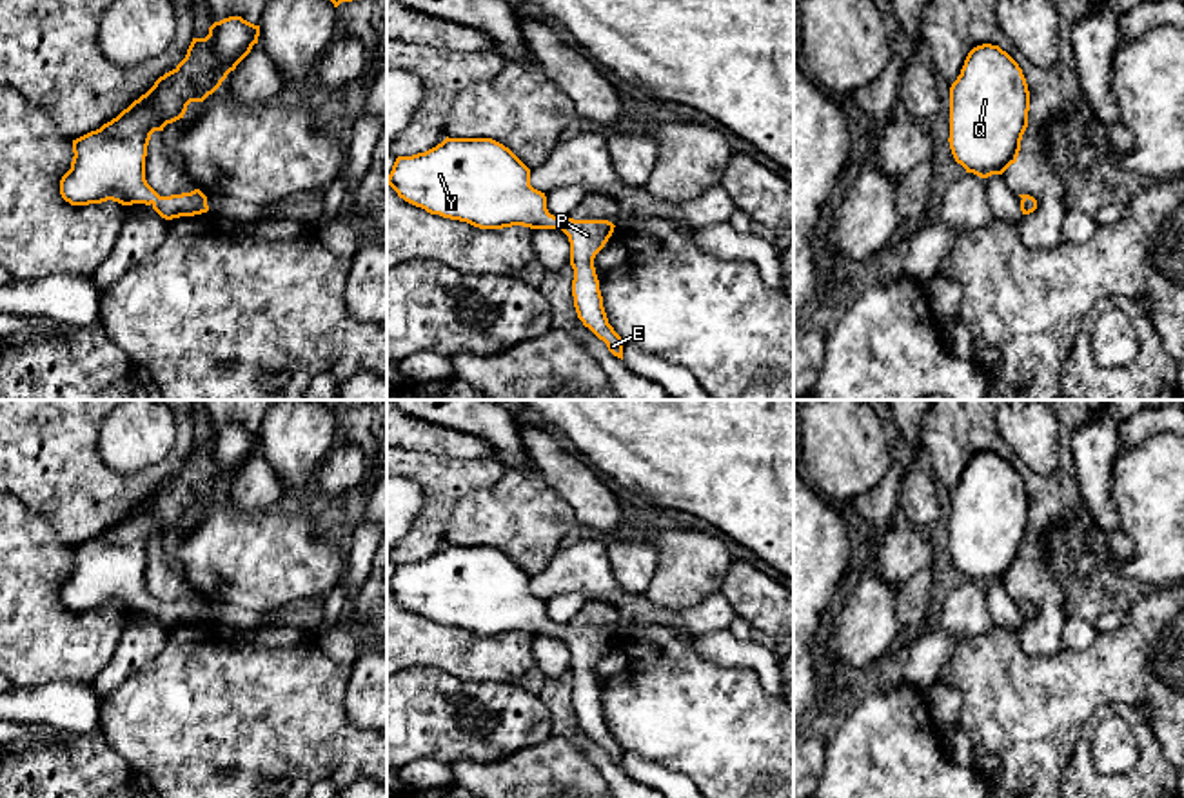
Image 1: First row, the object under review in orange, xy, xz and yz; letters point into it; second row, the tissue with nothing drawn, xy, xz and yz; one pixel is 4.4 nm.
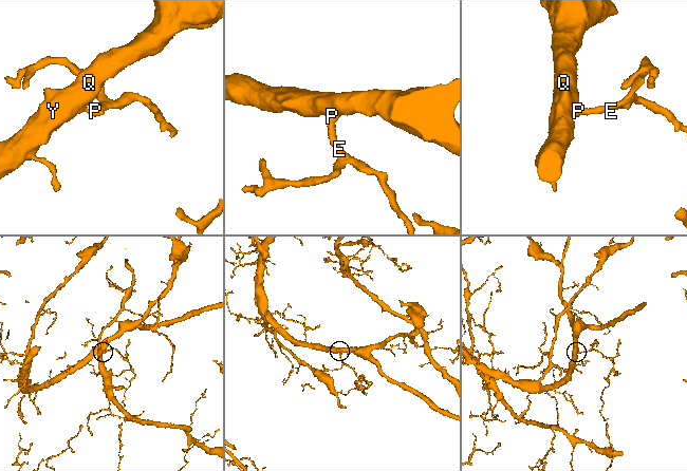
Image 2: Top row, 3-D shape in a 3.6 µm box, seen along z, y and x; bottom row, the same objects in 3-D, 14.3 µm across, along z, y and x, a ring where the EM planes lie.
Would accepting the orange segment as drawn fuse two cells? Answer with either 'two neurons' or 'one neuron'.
one neuron

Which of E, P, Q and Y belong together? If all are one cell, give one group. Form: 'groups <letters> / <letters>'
groups E P Q Y

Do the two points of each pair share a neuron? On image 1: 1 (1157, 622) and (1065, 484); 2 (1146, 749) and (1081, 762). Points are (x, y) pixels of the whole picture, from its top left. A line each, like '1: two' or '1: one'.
1: two
2: one

